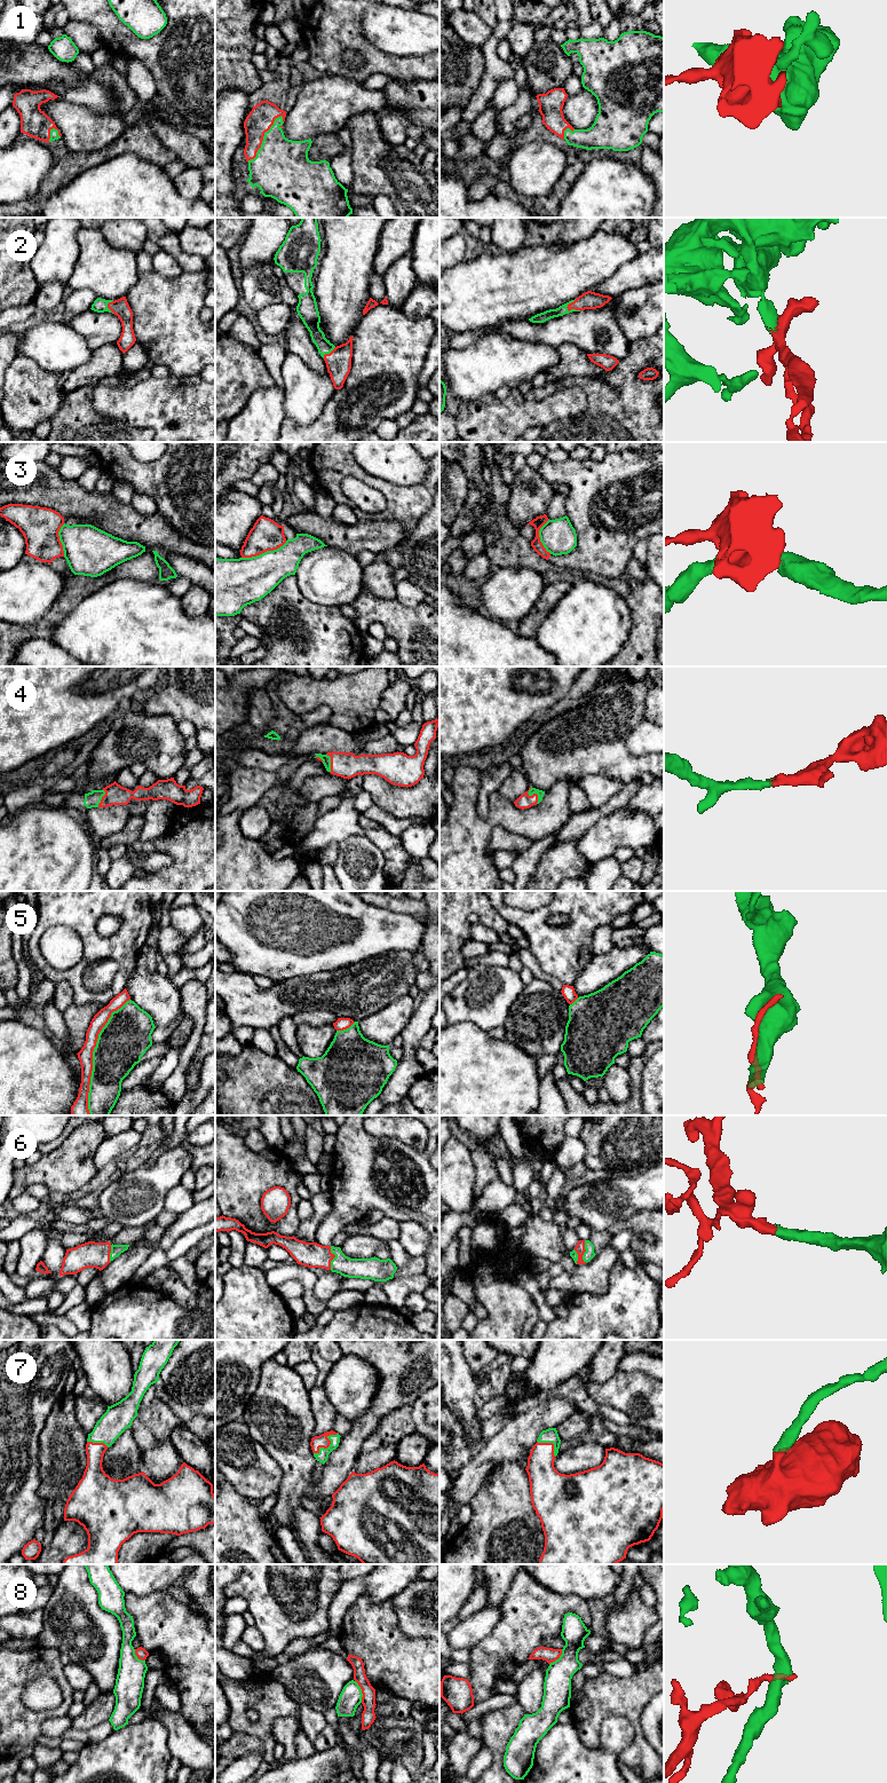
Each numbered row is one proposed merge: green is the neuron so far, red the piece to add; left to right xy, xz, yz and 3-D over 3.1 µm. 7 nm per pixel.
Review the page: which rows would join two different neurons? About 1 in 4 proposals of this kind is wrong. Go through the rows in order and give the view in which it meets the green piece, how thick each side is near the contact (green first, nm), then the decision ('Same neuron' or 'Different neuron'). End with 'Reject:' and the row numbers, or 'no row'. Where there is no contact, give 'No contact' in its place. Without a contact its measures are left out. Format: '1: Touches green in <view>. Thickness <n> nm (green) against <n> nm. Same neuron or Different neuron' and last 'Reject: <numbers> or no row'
1: Touches green in xz. Thickness 400 nm (green) against 180 nm. Same neuron
2: Touches green in yz. Thickness 70 nm (green) against 130 nm. Same neuron
3: Touches green in xz. Thickness 320 nm (green) against 220 nm. Different neuron
4: Touches green in yz. Thickness 50 nm (green) against 100 nm. Same neuron
5: Touches green in xy. Thickness 340 nm (green) against 100 nm. Different neuron
6: Touches green in xz. Thickness 140 nm (green) against 180 nm. Same neuron
7: Touches green in xz. Thickness 80 nm (green) against 90 nm. Same neuron
8: Touches green in xz. Thickness 160 nm (green) against 100 nm. Different neuron
Reject: 3, 5, 8

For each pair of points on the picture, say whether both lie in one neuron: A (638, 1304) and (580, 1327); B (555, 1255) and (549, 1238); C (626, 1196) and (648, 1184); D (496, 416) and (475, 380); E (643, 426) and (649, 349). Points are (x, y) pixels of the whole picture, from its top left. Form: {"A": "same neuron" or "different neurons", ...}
{"A": "same neuron", "B": "same neuron", "C": "same neuron", "D": "different neurons", "E": "same neuron"}

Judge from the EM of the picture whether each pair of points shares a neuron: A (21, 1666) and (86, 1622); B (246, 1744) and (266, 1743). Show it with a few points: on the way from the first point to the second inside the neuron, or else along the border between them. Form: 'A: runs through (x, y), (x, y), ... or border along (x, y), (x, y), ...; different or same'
A: border along (38, 1645), (53, 1647), (61, 1653); different
B: runs through (251, 1744), (261, 1744); same

